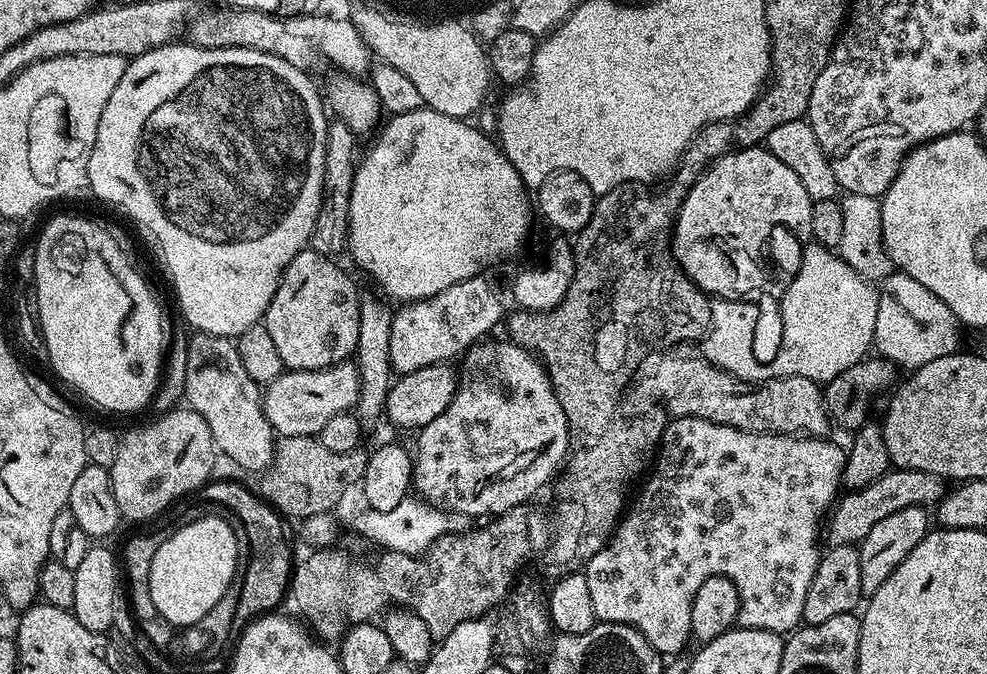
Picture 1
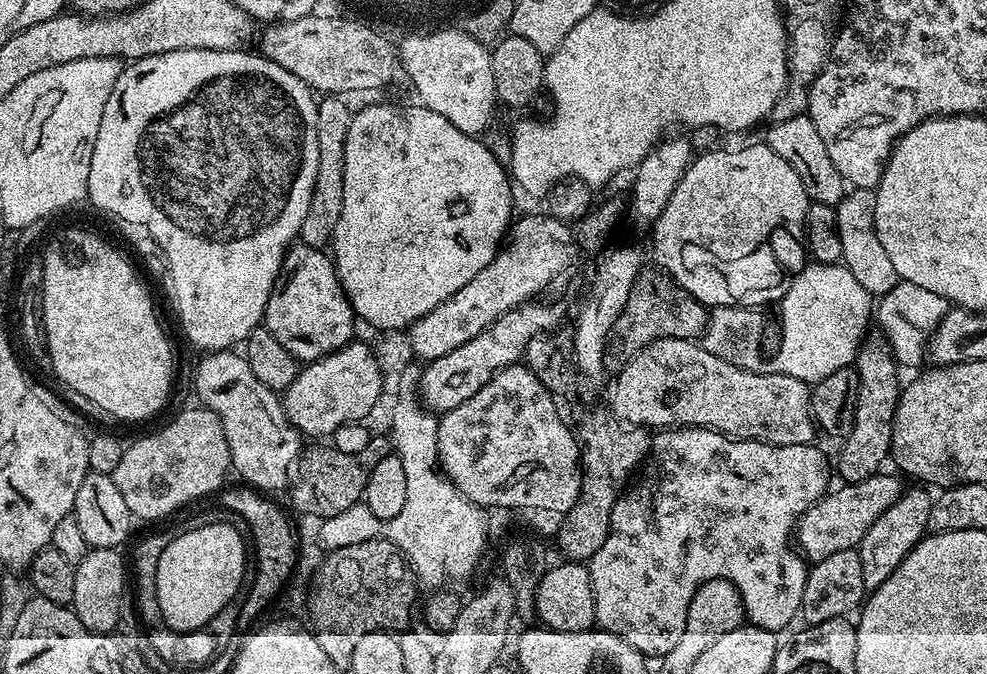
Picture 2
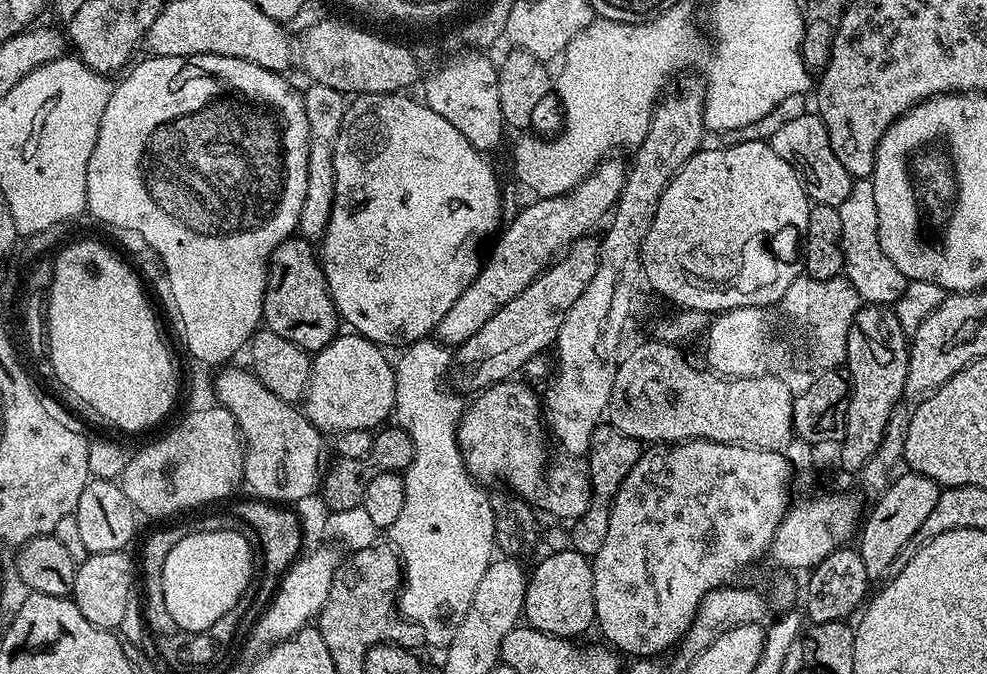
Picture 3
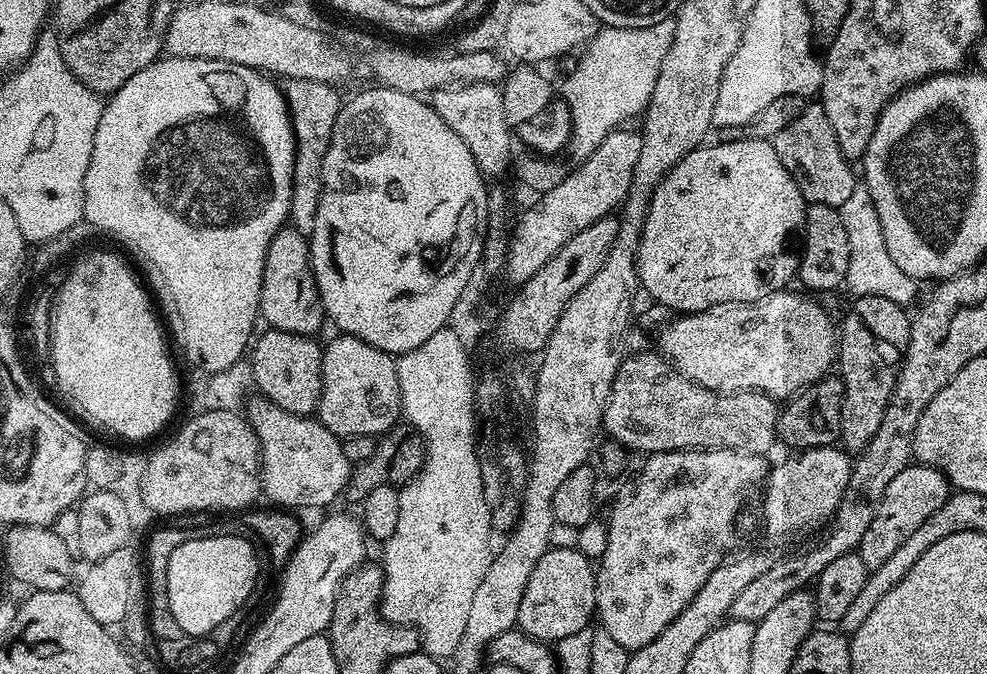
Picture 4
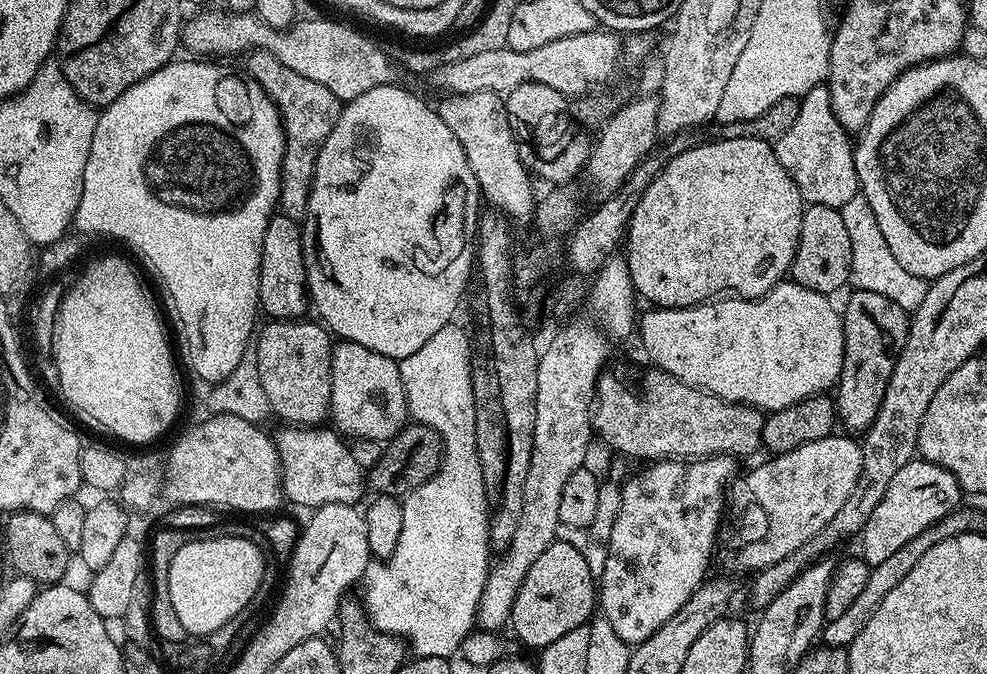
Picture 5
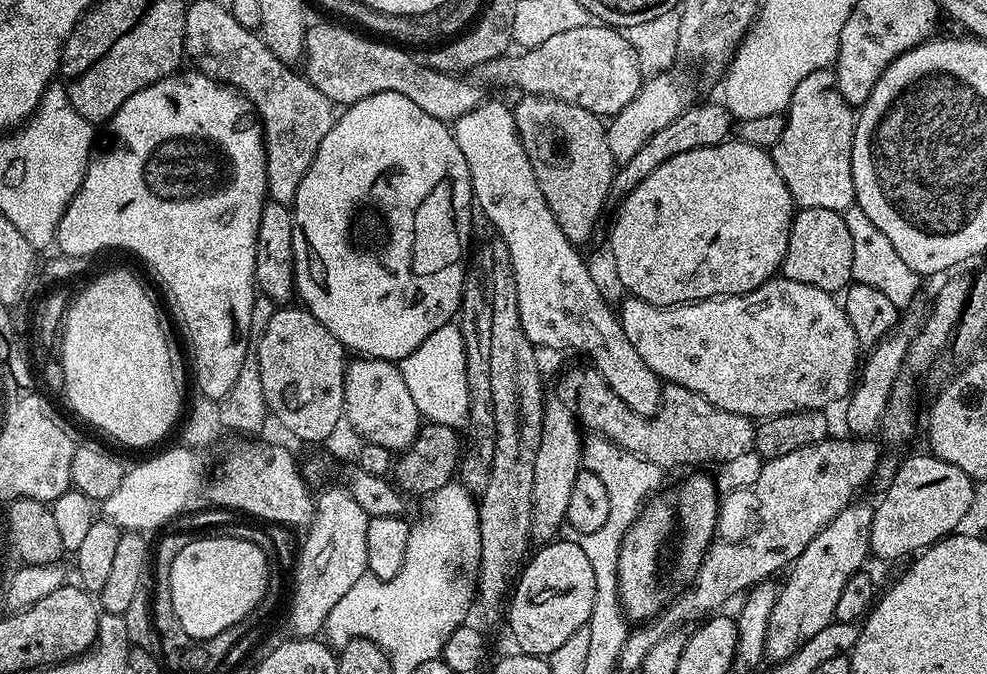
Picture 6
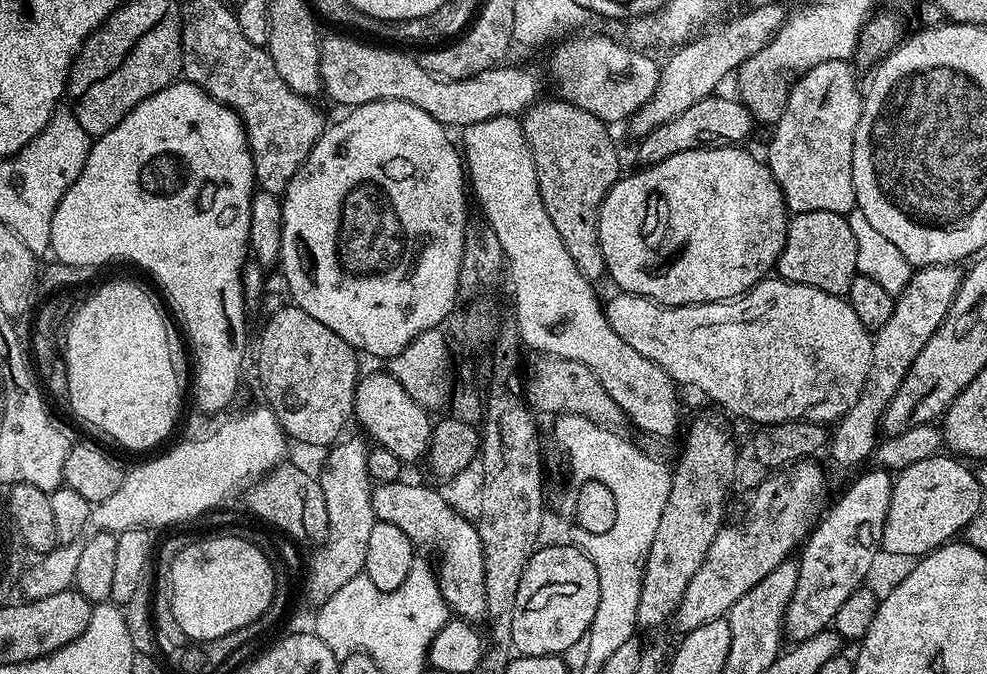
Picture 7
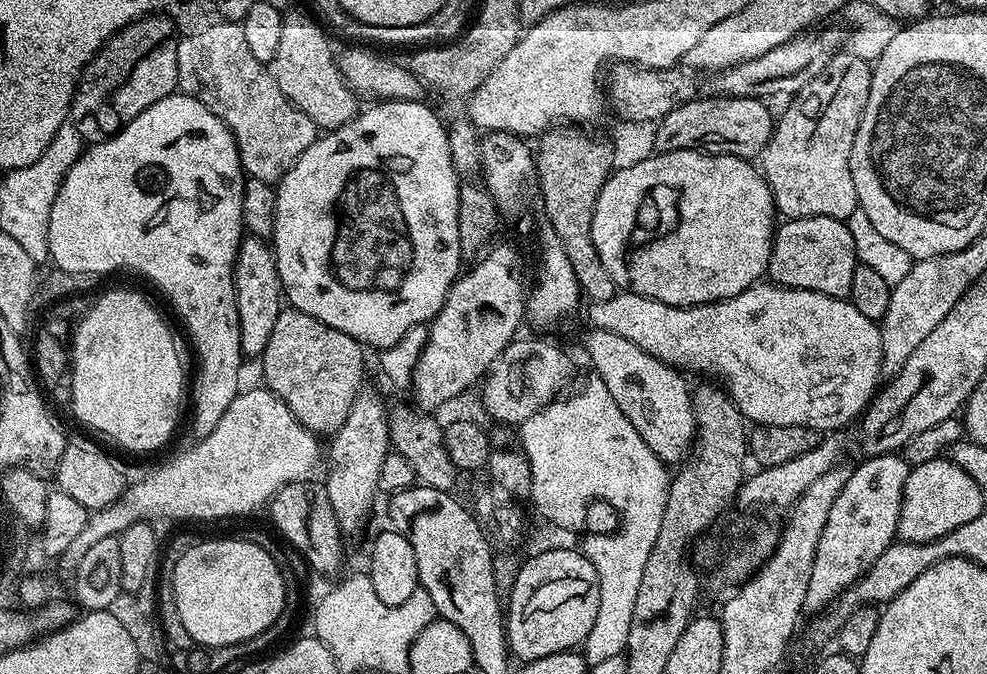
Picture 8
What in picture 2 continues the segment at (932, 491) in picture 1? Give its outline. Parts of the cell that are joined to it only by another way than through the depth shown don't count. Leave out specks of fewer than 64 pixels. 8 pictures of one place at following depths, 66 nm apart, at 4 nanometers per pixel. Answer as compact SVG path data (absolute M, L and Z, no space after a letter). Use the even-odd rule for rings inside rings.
M877 474L853 484L841 483L840 488L833 487L821 500L814 502L806 514L802 514L796 524L794 540L805 561L830 558L830 554L838 554L838 550L860 545L862 538L866 538L866 530L874 526L878 514L886 514L886 510L890 510L890 506L894 506L894 502L898 502L906 490L905 481L899 475L884 475Z

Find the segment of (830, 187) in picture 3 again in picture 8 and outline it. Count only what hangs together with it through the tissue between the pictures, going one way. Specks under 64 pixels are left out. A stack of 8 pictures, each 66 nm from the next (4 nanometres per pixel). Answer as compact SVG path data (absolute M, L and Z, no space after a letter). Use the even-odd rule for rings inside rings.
M851 51L837 52L834 58L830 58L826 70L818 74L818 78L810 78L810 82L806 82L806 86L802 86L802 90L785 103L788 105L781 116L779 113L772 137L758 157L762 175L770 186L776 211L781 217L793 220L807 216L825 216L846 221L858 206L854 174L850 170L850 154L858 126L862 122L862 114L866 110L866 102L870 98L872 64L859 51Z

